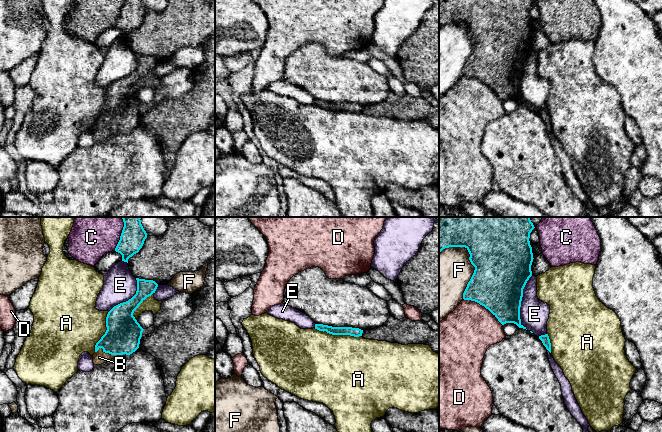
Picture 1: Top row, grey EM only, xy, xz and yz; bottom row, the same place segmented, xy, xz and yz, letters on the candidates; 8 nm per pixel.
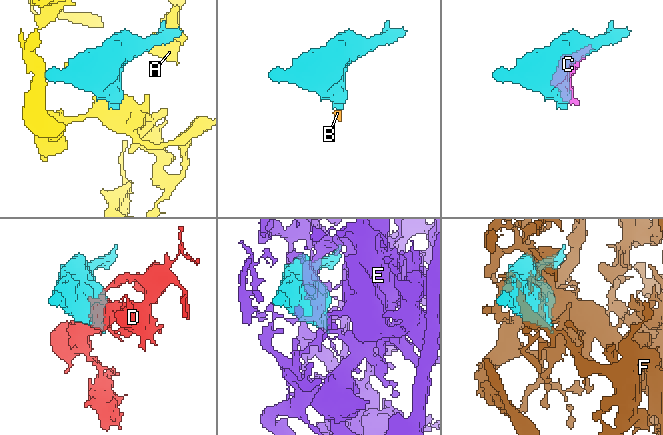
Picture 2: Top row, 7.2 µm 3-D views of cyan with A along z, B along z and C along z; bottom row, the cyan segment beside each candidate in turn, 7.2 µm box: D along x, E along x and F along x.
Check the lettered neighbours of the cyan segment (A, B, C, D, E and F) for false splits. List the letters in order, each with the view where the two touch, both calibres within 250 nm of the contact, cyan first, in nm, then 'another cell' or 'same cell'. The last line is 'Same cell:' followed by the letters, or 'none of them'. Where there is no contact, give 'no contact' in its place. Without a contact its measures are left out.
A: meets cyan in xy; 280 nm thick on the cyan side, 420 nm on the other; another cell
B: meets cyan in xy; 280 nm thick on the cyan side, 110 nm on the other; same cell
C: meets cyan in xy; 200 nm thick on the cyan side, 300 nm on the other; another cell
D: meets cyan in yz; 420 nm thick on the cyan side, 400 nm on the other; another cell
E: meets cyan in yz; 420 nm thick on the cyan side, 240 nm on the other; another cell
F: meets cyan in yz; 480 nm thick on the cyan side, 380 nm on the other; another cell
Same cell: B

